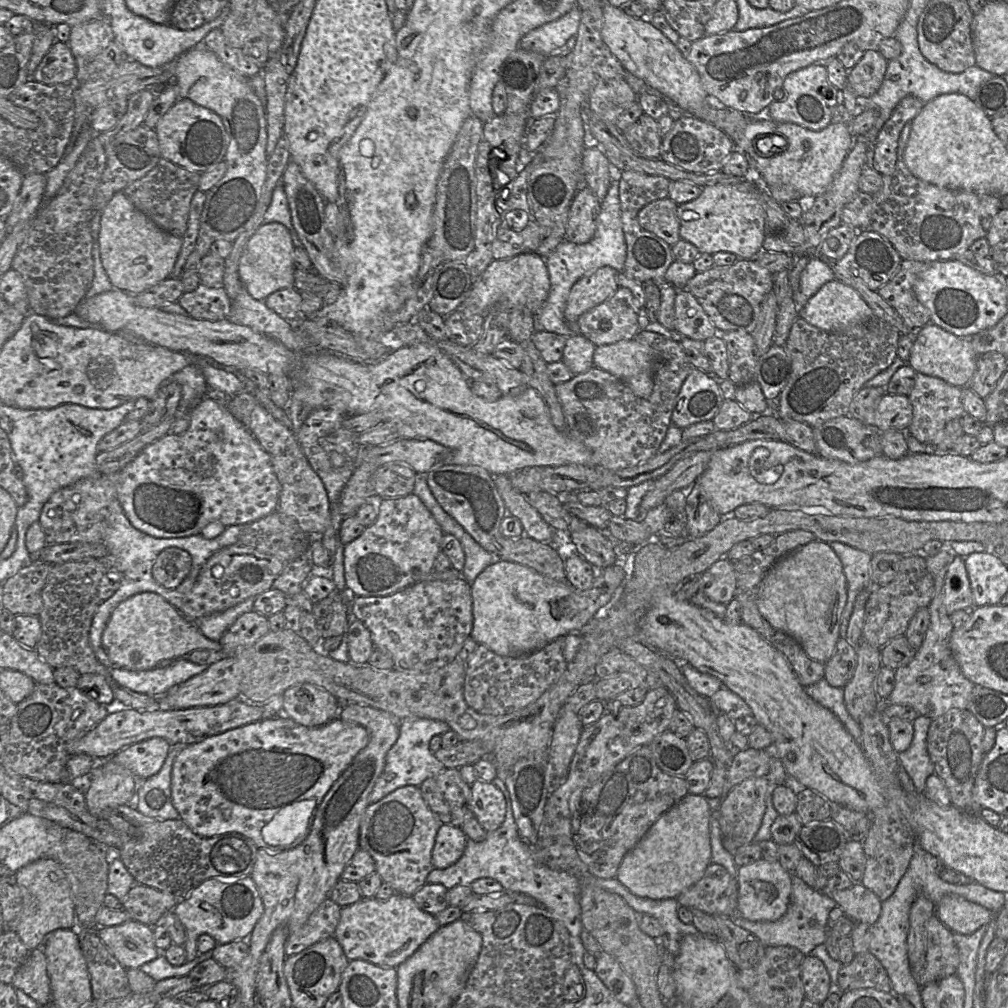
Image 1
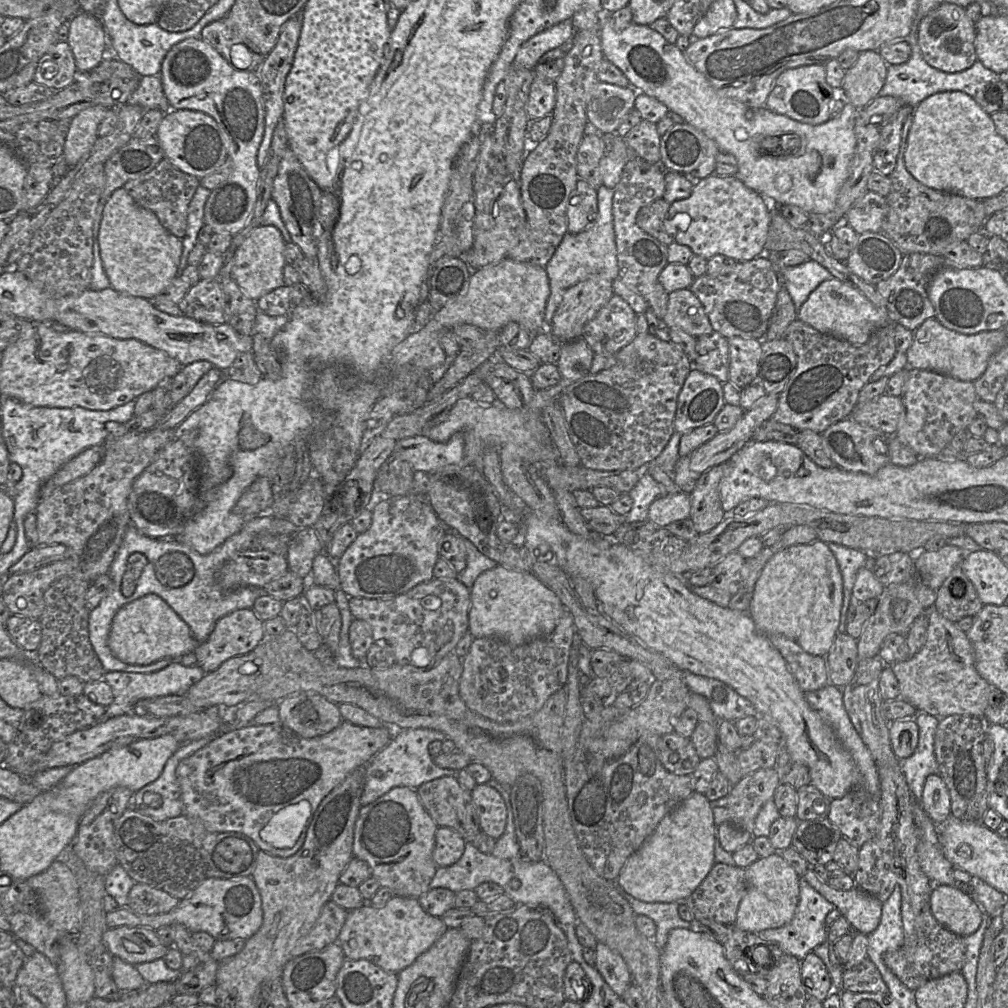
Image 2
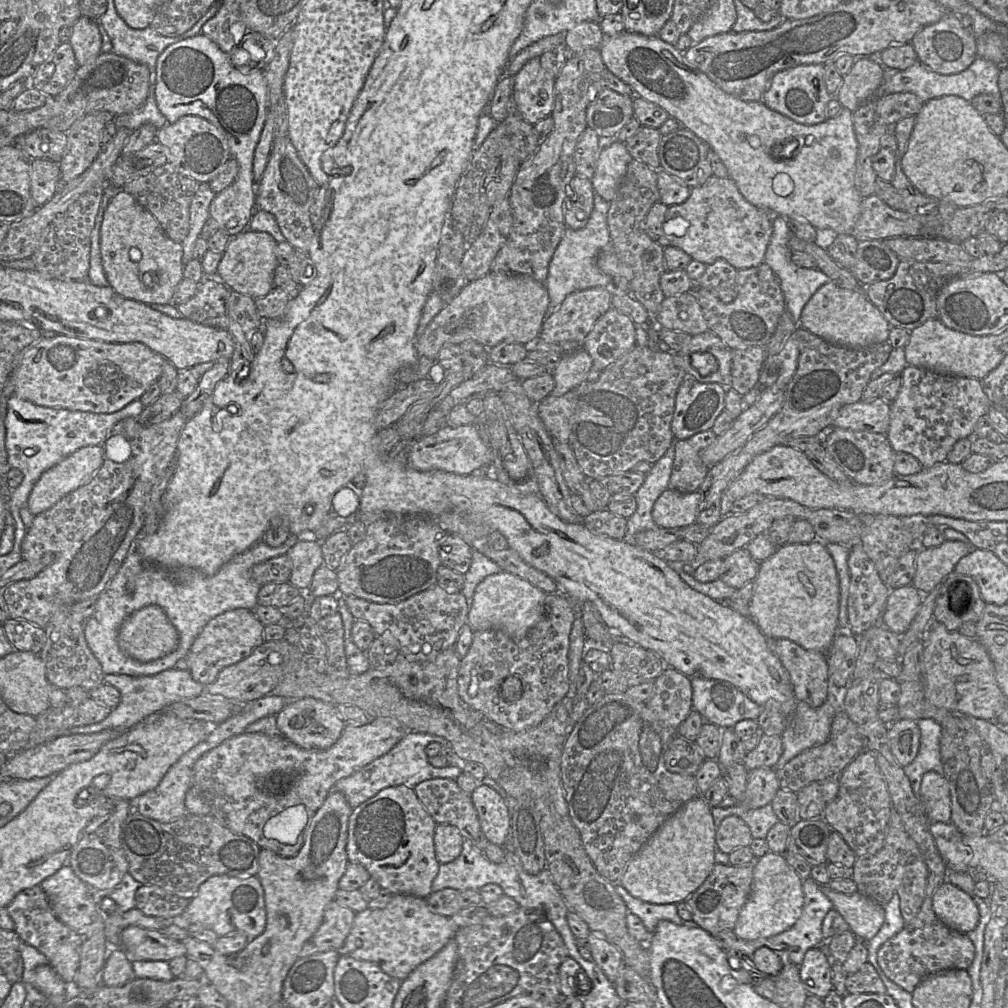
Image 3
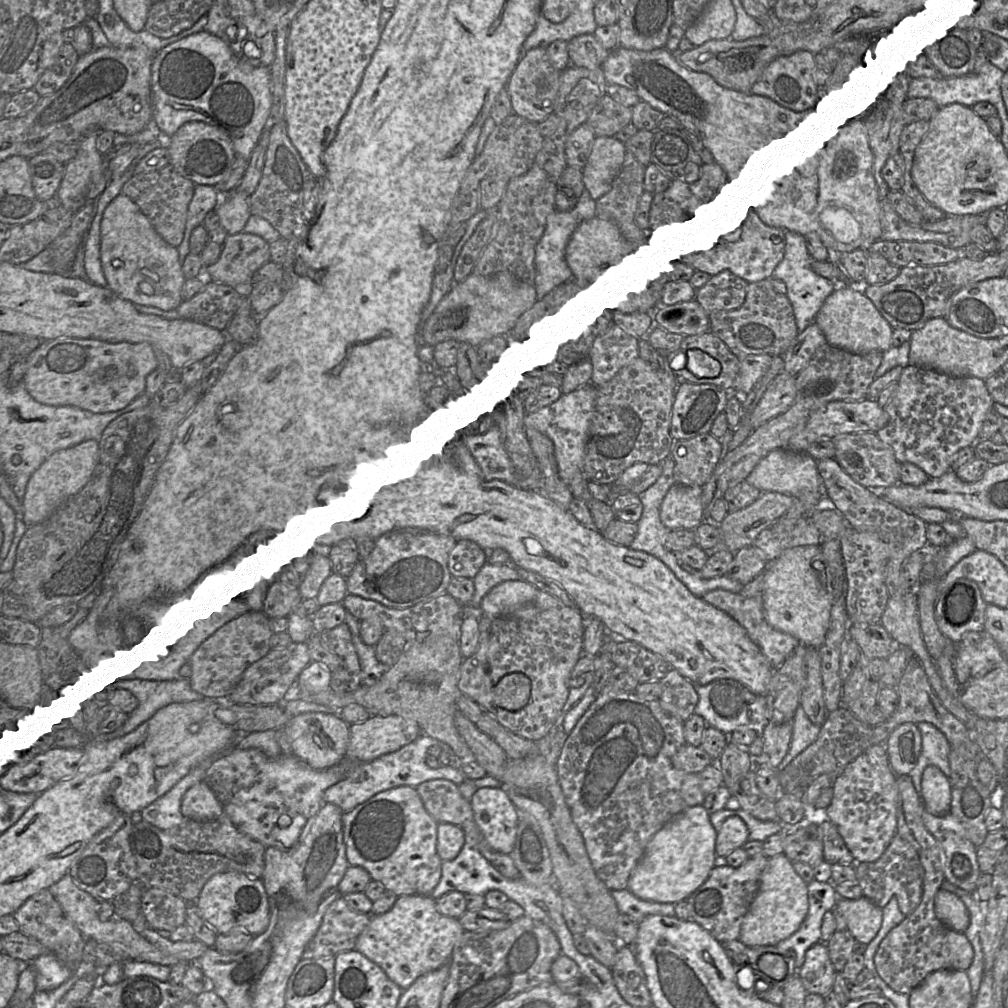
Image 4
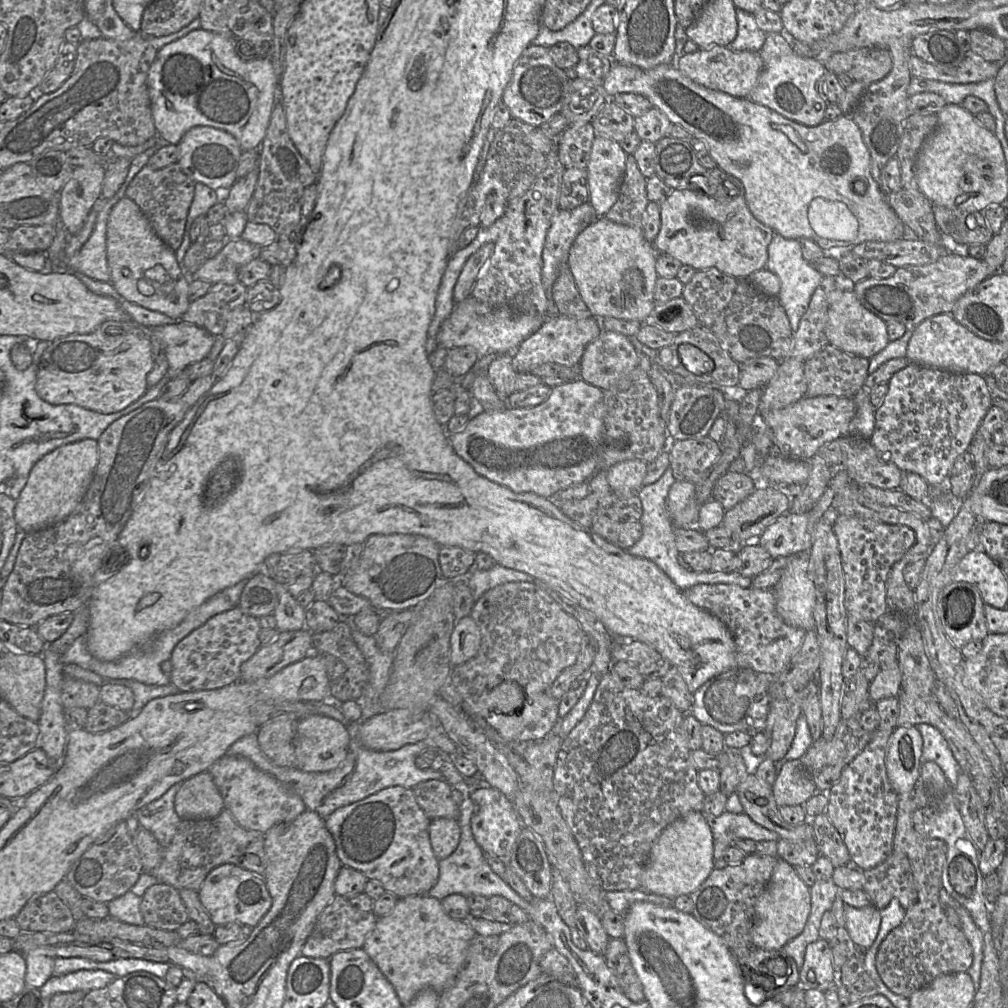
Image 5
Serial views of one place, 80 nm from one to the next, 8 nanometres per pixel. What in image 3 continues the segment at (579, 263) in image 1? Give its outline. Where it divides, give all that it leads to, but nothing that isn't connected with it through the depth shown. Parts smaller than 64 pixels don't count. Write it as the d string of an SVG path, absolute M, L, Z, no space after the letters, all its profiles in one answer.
M594 194L594 207L586 225L574 230L566 228L548 266L545 286L549 296L547 316L552 314L571 293L596 286L610 287L612 279L597 266L597 257L603 250L611 249L611 238L607 225L610 202Z

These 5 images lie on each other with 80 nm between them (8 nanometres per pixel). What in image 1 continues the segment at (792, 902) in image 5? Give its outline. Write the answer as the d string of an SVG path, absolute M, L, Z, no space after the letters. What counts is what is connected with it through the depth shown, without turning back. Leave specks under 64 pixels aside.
M763 858L738 867L737 913L750 921L776 921L781 918L788 909L792 874L785 870L778 860L767 861Z

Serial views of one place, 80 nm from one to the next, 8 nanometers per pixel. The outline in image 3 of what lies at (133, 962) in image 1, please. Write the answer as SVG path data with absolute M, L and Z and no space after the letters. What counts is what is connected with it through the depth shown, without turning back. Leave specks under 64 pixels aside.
M127 926L120 933L120 948L130 962L166 961L186 955L181 941L166 938L161 931Z

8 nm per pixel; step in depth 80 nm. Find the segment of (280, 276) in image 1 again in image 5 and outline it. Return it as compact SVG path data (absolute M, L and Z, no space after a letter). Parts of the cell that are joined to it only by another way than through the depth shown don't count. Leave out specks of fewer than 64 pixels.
M241 237L227 239L222 250L213 258L206 259L201 267L190 275L190 279L206 280L211 284L235 284L239 281L239 270L250 261L260 258L260 252L261 246Z

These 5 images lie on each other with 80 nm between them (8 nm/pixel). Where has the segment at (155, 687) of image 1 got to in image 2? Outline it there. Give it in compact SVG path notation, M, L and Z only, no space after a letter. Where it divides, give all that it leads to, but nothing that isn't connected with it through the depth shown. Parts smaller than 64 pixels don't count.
M174 661L165 668L153 673L106 672L103 680L111 687L114 701L106 707L105 714L96 724L112 717L134 714L135 704L142 699L152 699L167 695L184 696L189 688L197 683L204 674L205 672L199 666L185 667L179 661Z

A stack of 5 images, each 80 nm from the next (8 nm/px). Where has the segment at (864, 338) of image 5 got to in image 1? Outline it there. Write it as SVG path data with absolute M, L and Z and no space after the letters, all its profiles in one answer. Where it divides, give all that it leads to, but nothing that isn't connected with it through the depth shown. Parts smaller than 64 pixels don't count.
M836 279L825 283L798 312L798 318L821 330L845 334L852 338L864 335L864 325L872 317L874 315L871 308L859 293Z

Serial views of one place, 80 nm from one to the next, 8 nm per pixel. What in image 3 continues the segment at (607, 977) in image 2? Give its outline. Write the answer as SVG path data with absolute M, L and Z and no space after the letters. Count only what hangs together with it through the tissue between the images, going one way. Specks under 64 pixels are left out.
M592 931L586 940L593 961L613 983L618 976L620 967L625 964L621 951L606 938Z

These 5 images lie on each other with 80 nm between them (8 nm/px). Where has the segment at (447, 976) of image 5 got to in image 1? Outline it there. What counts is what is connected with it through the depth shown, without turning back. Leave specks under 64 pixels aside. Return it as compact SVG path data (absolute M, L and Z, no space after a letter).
M394 893L387 900L363 897L342 907L334 937L350 961L362 959L381 967L396 968L439 927L436 917L419 908L412 896Z

